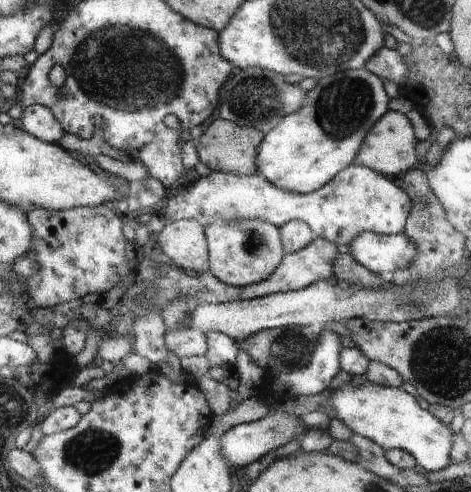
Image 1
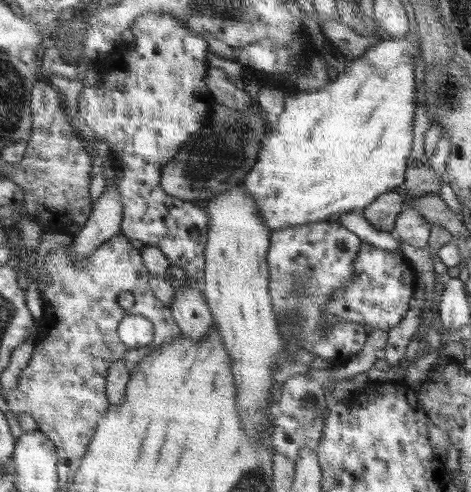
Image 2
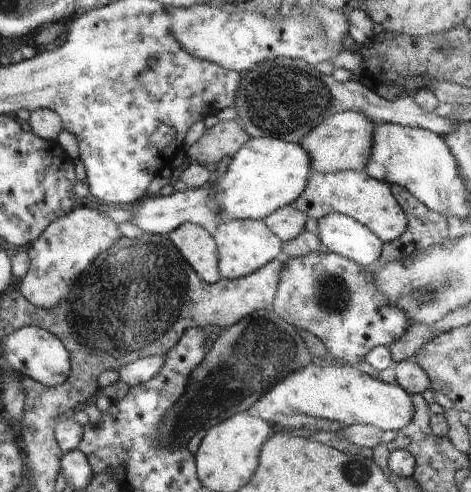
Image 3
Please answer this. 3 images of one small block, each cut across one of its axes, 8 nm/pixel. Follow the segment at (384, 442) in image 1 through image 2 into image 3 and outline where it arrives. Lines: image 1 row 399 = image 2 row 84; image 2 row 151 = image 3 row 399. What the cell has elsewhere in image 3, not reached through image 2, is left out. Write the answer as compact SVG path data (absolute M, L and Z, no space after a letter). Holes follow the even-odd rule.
M333 362L333 366L307 366L279 386L275 386L263 400L259 400L249 412L249 416L261 420L273 420L275 416L313 416L323 420L341 422L343 426L373 426L381 432L385 430L401 430L413 418L413 402L411 394L407 394L397 384L379 382L355 366L345 366L341 362Z

